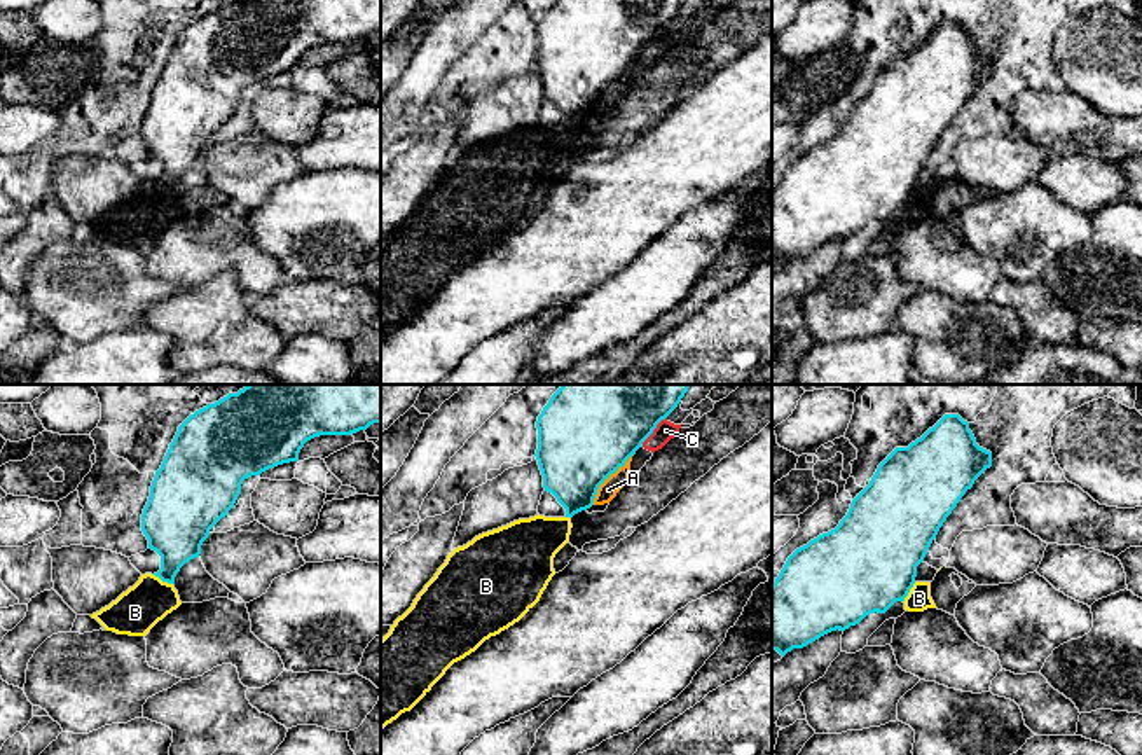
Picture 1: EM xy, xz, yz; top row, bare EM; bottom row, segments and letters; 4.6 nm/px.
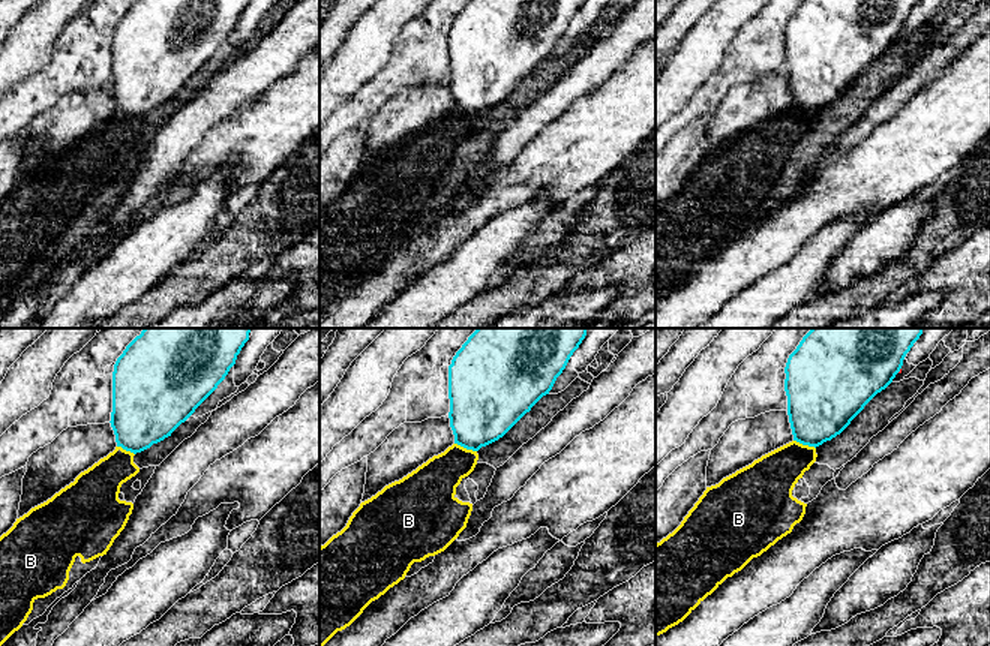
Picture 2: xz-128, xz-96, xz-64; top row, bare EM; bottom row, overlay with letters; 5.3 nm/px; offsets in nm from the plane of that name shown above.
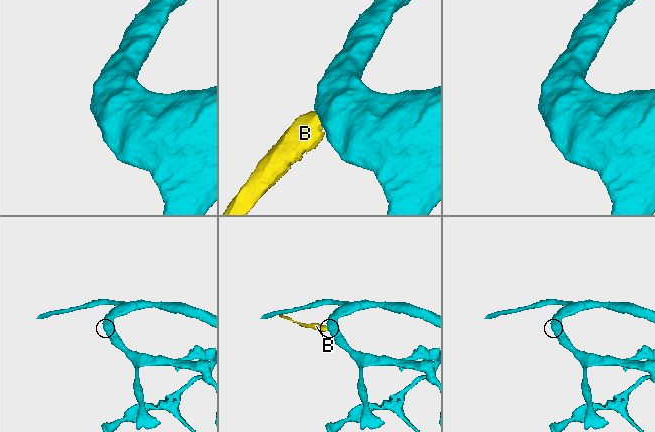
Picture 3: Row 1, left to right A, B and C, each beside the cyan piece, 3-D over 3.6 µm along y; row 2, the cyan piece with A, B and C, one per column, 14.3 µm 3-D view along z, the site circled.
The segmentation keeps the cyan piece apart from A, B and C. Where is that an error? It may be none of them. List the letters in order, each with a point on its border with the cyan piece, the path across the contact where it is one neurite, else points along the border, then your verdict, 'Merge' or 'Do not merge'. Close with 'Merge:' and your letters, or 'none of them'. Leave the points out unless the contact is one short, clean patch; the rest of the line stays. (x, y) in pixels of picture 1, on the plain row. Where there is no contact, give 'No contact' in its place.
A: Touches cyan at xz (608, 84). Do not merge
B: Touches cyan at yz (908, 200). Boundary: yz (915, 191), (903, 210). Do not merge
C: Touches cyan at xz (652, 41). Boundary: xz (666, 25), (641, 55). Do not merge
Merge: none of them

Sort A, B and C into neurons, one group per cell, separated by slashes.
A B C

